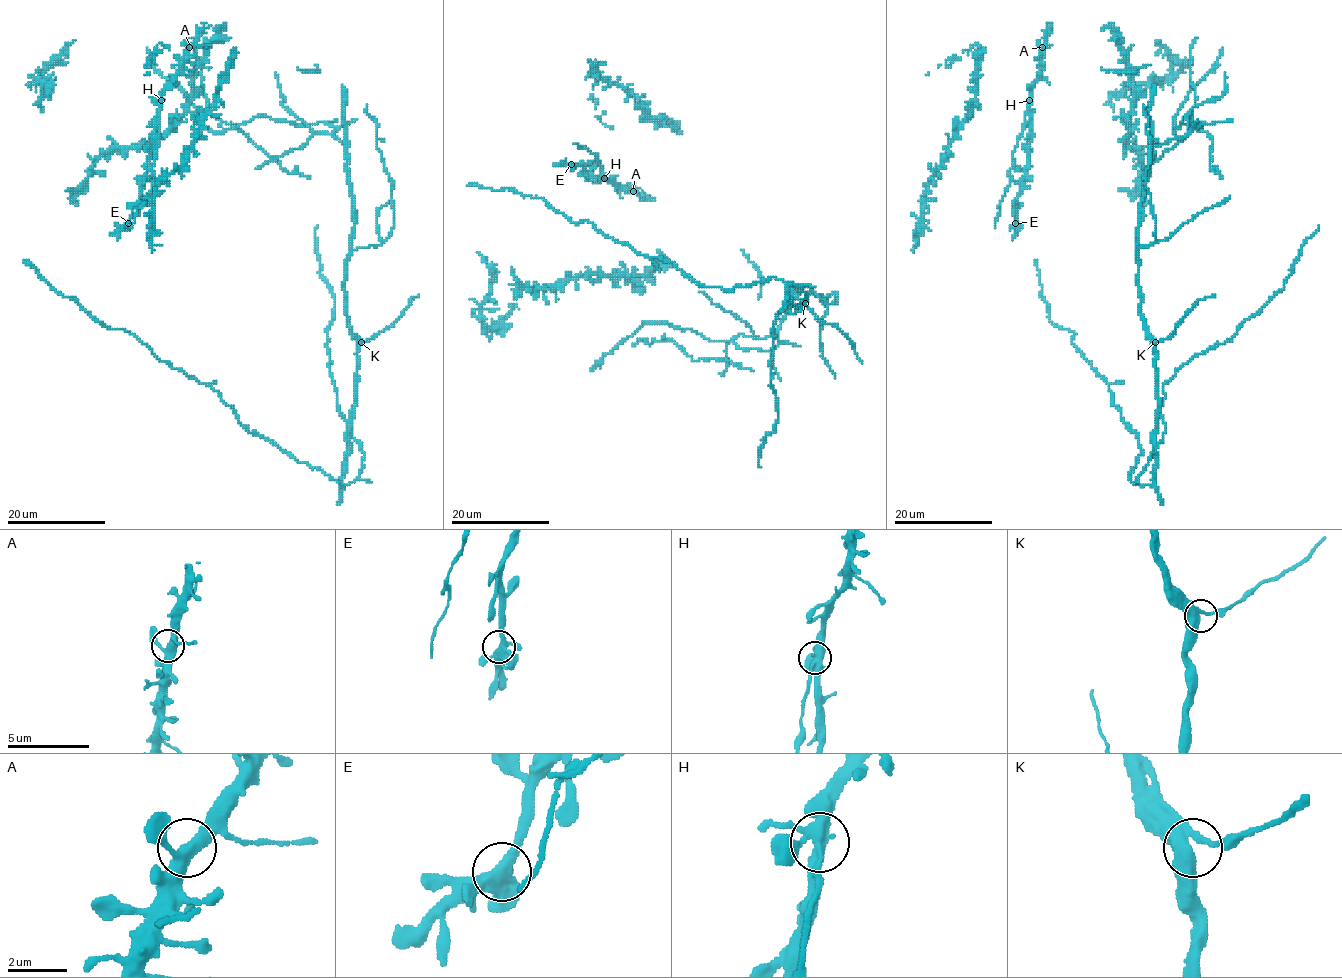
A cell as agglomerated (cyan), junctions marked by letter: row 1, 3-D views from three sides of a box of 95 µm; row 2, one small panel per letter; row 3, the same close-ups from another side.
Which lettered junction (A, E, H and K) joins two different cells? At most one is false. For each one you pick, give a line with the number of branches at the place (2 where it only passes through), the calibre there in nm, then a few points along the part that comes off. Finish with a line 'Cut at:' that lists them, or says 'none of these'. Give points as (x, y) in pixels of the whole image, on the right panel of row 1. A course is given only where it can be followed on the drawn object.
H: 3 | 400 nm | (1029, 100), (1025, 126), (1013, 153), (1012, 180), (1000, 200), (996, 227)
Cut at: H

